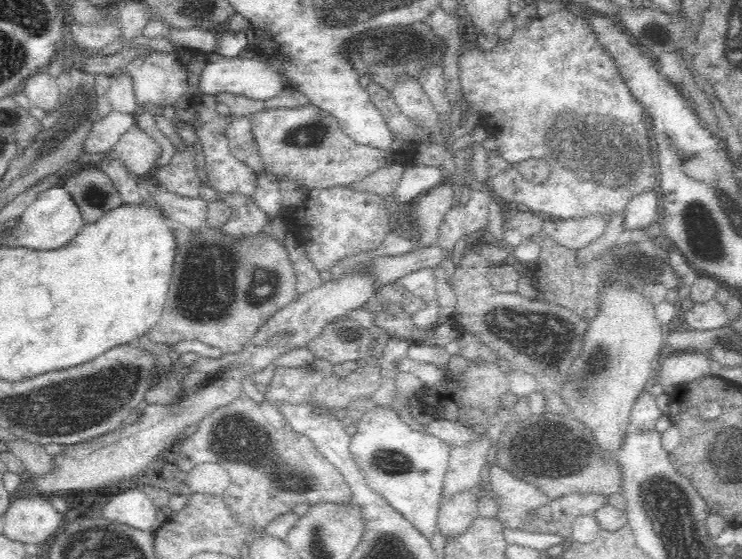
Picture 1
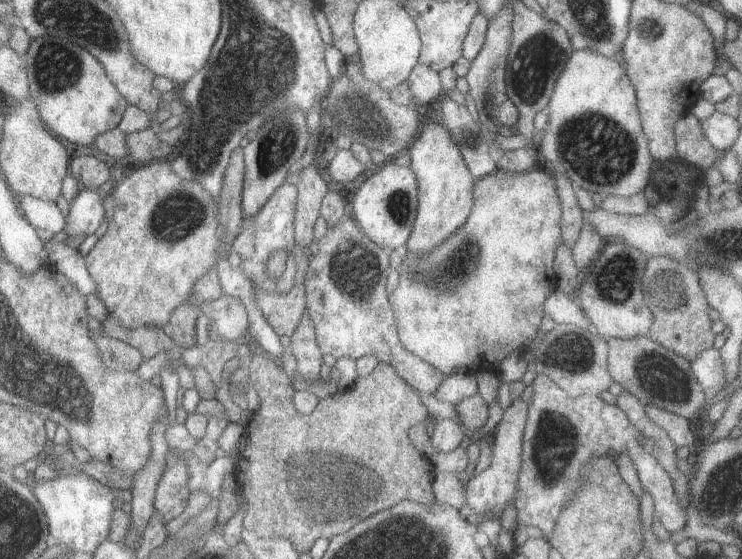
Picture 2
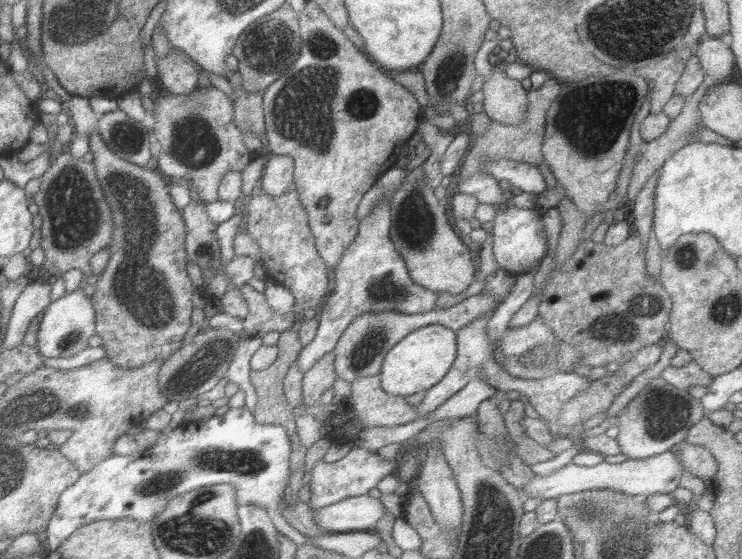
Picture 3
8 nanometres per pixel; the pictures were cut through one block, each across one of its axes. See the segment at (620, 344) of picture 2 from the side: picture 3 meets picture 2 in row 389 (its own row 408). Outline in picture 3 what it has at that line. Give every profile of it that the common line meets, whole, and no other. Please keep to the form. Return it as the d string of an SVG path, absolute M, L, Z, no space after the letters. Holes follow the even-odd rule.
M651 378L647 386L617 414L617 442L621 446L621 456L629 456L629 460L649 458L655 454L663 454L673 450L675 444L683 442L689 428L705 418L703 406L699 400L689 396L689 390L673 388L665 382L665 378Z

